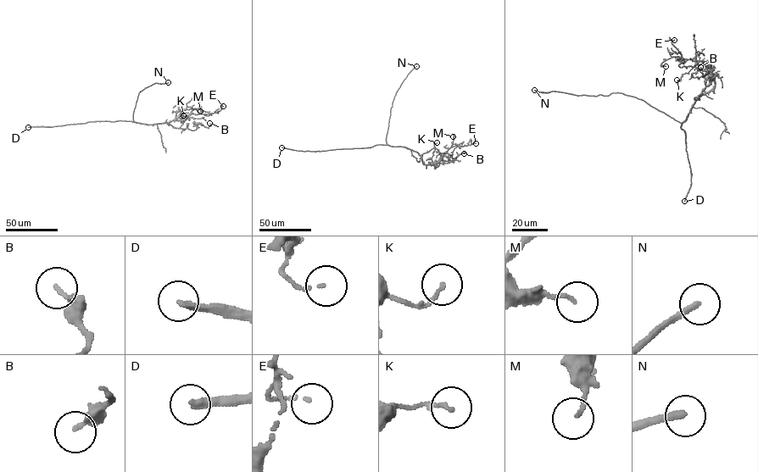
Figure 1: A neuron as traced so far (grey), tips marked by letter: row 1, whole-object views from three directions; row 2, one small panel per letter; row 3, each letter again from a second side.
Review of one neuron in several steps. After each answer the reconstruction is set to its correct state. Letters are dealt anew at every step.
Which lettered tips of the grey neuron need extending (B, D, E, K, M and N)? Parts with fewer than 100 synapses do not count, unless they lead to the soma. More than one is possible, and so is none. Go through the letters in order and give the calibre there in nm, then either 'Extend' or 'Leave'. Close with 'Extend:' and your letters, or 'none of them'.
B: Thickness 150 nm. Leave
D: Thickness 280 nm. Extend
E: Thickness 100 nm. Leave
K: Thickness 130 nm. Leave
M: Thickness 110 nm. Leave
N: Thickness 220 nm. Extend
Extend: D, N

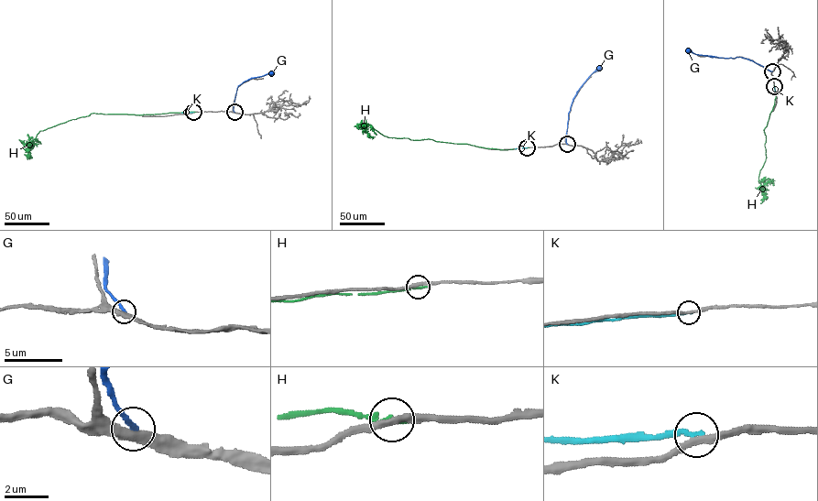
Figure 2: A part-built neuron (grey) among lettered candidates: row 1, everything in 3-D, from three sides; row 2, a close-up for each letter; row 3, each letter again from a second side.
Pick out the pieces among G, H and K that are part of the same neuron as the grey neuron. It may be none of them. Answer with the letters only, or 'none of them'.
none of them

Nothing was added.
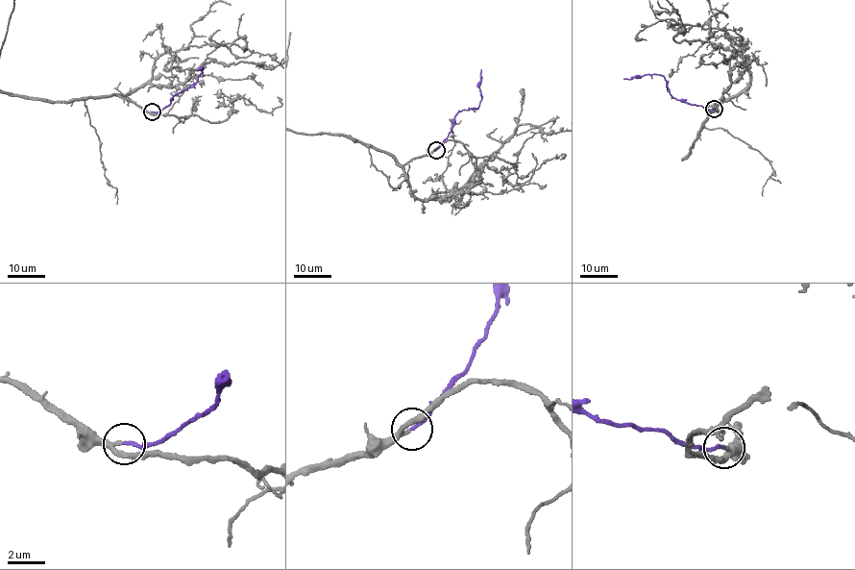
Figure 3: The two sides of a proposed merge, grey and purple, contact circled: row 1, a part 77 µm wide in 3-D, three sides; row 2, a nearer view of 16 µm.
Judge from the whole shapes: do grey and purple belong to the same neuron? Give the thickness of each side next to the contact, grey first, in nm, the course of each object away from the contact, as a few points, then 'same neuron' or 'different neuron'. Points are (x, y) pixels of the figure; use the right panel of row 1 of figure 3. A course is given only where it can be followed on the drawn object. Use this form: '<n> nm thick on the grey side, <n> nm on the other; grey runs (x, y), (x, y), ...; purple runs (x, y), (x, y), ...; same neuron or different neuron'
220 nm thick on the grey side, 180 nm on the other; purple runs (714, 109), (675, 99), (663, 76), (646, 74), (623, 79); same neuron

